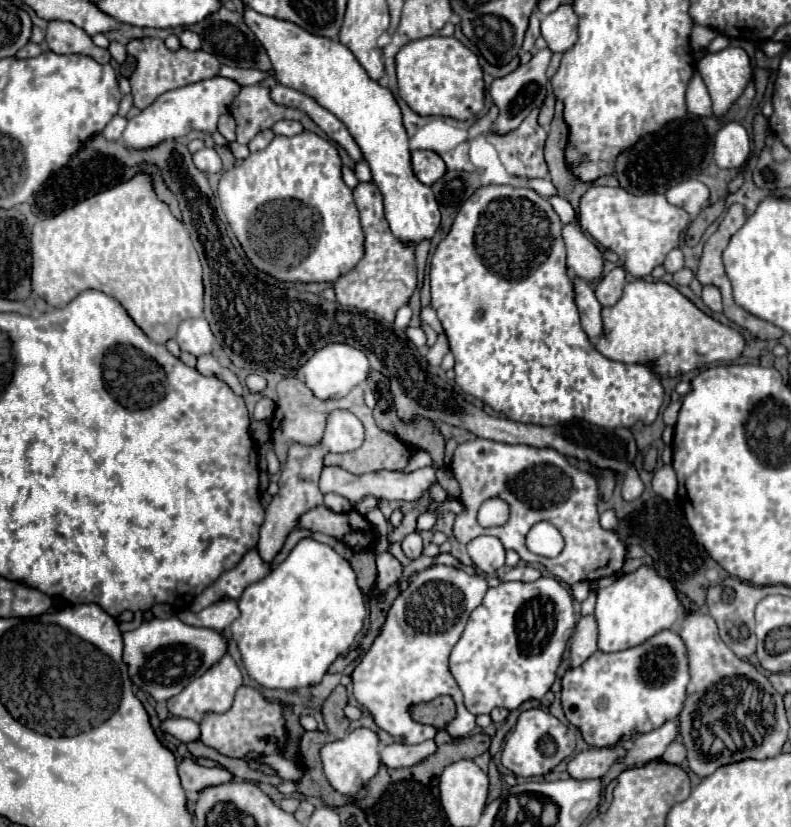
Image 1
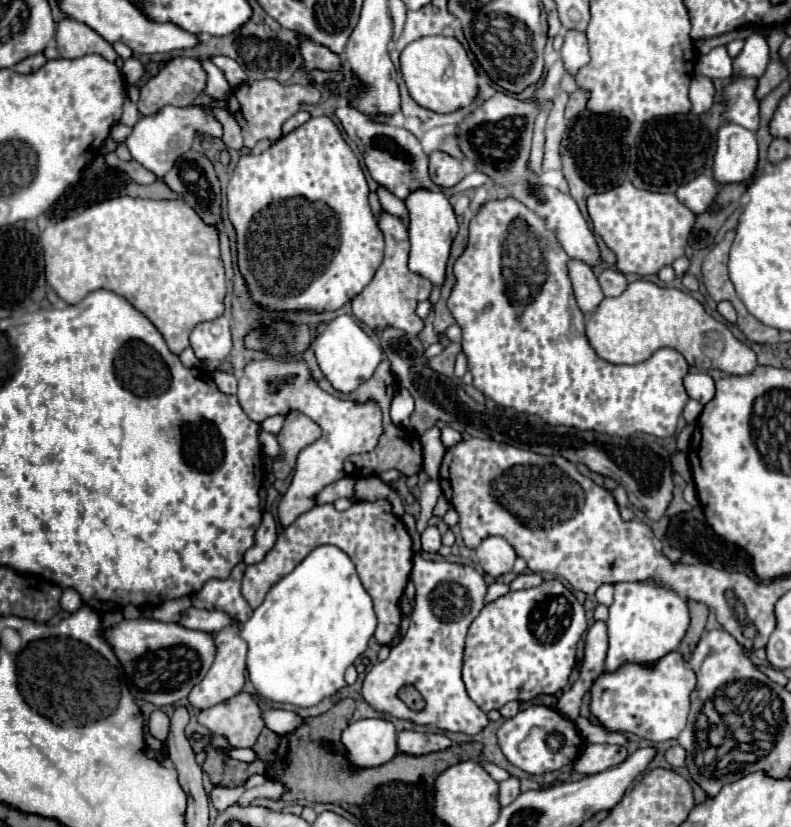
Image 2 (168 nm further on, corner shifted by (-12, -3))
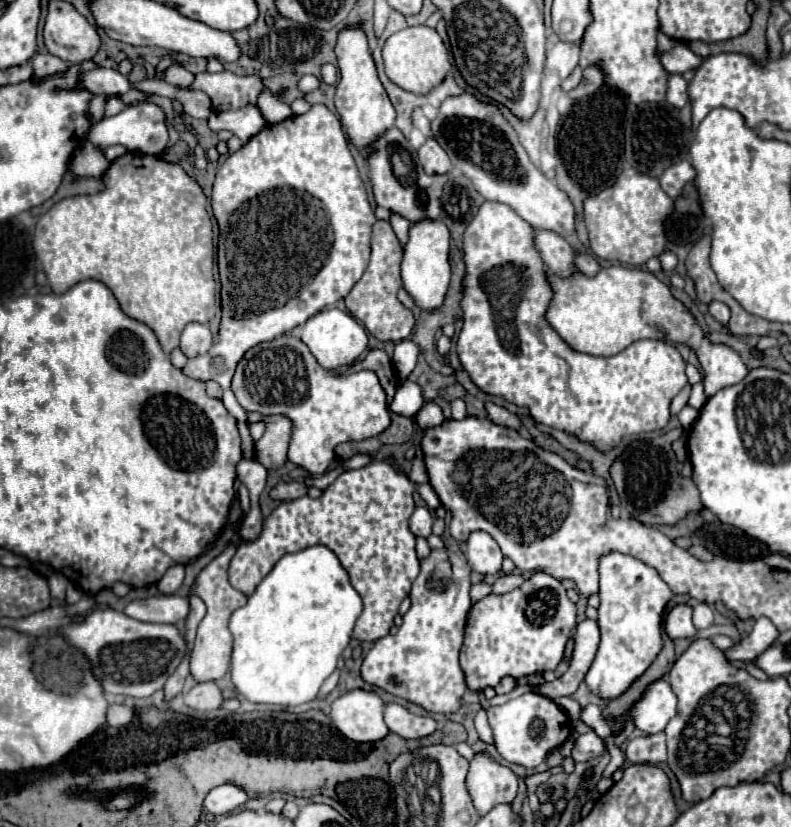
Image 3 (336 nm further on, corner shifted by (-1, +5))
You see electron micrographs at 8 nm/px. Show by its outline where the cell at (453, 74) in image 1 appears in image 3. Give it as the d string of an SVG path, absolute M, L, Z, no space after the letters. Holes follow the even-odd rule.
M426 25L408 27L388 37L382 49L382 57L386 65L386 75L390 77L390 81L394 81L404 91L418 93L418 95L428 95L434 87L438 87L446 79L450 71L448 49L442 37L438 35L436 29L430 29Z

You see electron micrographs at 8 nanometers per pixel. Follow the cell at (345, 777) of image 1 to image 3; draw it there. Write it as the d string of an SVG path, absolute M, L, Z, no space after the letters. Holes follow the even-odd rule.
M350 691L332 703L332 725L356 743L376 743L388 735L384 703L370 691Z

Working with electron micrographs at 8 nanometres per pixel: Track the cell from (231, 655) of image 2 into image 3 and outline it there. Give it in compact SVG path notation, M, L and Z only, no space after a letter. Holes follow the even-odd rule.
M230 543L218 557L214 557L194 579L190 587L190 595L200 597L206 603L206 615L198 625L196 631L196 641L194 649L190 655L190 675L194 677L196 683L206 683L206 681L218 681L228 673L230 667L230 655L232 655L232 633L228 631L228 621L230 615L246 603L246 595L234 589L228 581L228 565L230 559L236 553L236 543Z

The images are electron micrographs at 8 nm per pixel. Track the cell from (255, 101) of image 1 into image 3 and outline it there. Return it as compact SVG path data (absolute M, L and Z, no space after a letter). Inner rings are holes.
M230 71L222 73L198 73L192 89L200 89L210 95L216 111L242 109L246 105L256 105L258 95L266 89L256 75L234 75Z

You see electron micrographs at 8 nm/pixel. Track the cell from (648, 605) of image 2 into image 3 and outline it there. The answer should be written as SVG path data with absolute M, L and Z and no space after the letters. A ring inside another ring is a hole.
M612 553L600 557L600 647L586 675L586 685L600 697L614 699L638 679L662 649L662 617L672 591L656 571L638 559Z

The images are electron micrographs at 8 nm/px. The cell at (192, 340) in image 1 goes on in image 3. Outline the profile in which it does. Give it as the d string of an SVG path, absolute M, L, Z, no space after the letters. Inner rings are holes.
M188 323L180 337L180 349L186 357L208 353L212 347L212 331L206 323Z

